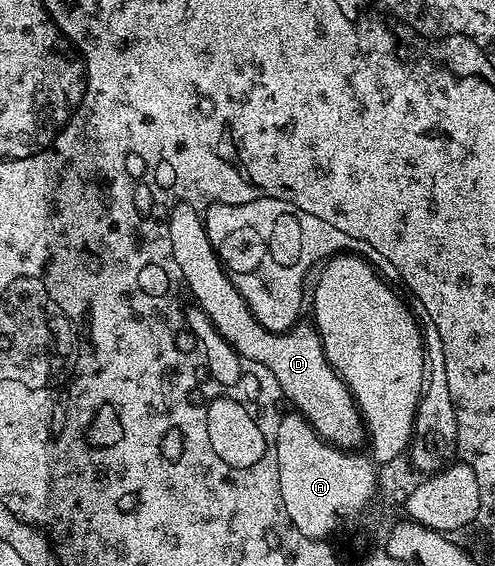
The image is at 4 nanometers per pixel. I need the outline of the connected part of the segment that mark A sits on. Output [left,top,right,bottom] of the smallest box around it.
[281,253,421,535]

